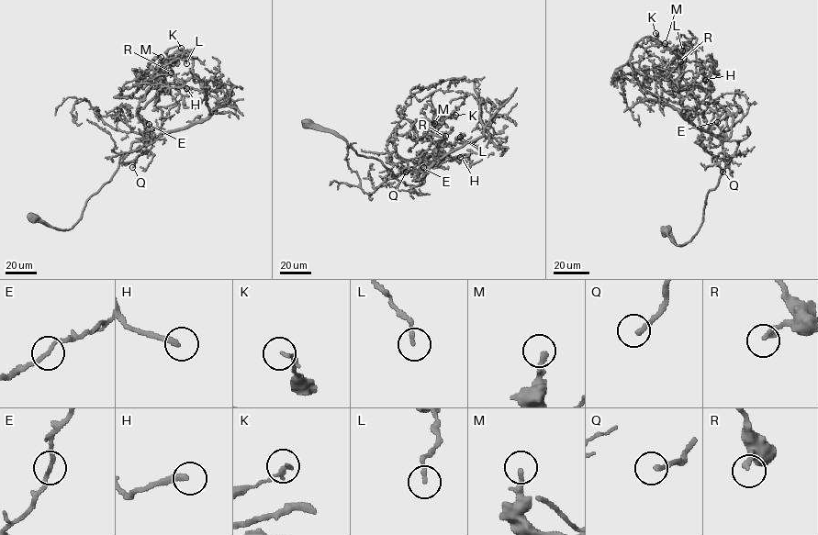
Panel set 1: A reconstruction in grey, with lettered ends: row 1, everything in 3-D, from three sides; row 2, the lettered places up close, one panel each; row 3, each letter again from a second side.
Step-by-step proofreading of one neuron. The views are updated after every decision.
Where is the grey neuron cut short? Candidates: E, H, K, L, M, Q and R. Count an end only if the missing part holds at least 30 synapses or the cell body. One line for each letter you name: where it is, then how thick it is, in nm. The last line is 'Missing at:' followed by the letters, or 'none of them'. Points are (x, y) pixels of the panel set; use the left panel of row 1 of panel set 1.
H: (186, 88) | 260 nm
Q: (132, 167) | 200 nm
Missing at: H, Q

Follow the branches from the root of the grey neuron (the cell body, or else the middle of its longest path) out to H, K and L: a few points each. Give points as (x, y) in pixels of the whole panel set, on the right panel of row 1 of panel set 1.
H: (666, 232), (676, 245), (693, 238), (706, 195), (739, 141), (727, 139), (732, 117), (700, 85), (705, 80)
K: (666, 232), (693, 238), (739, 141), (724, 108), (679, 84), (682, 59), (655, 33)
L: (666, 232), (693, 238), (739, 141), (724, 108), (679, 84), (674, 49), (691, 43), (682, 50)

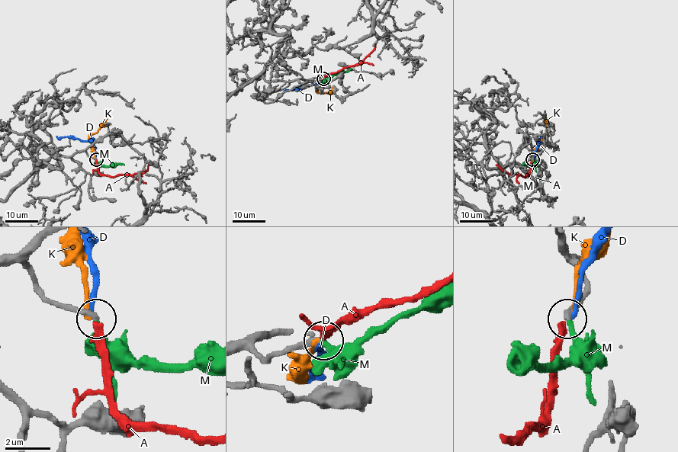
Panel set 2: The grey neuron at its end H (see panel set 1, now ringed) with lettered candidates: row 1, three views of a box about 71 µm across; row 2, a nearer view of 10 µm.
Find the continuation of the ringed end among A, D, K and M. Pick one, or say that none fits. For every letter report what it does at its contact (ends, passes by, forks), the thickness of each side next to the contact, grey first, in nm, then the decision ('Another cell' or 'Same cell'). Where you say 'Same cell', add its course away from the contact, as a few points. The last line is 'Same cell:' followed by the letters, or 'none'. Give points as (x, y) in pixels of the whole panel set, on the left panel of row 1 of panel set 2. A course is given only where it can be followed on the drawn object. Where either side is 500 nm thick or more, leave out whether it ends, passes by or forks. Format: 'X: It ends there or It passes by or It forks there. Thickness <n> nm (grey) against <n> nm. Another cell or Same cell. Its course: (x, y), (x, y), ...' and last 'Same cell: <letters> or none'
A: It ends there. Thickness 280 nm (grey) against 280 nm. Another cell
D: It ends there. Thickness 320 nm (grey) against 220 nm. Another cell
K: It ends there. Thickness 320 nm (grey) against 220 nm. Another cell
M: It ends there. Thickness 280 nm (grey) against 200 nm. Same cell. Its course: (95, 158), (101, 165), (124, 165)
Same cell: M

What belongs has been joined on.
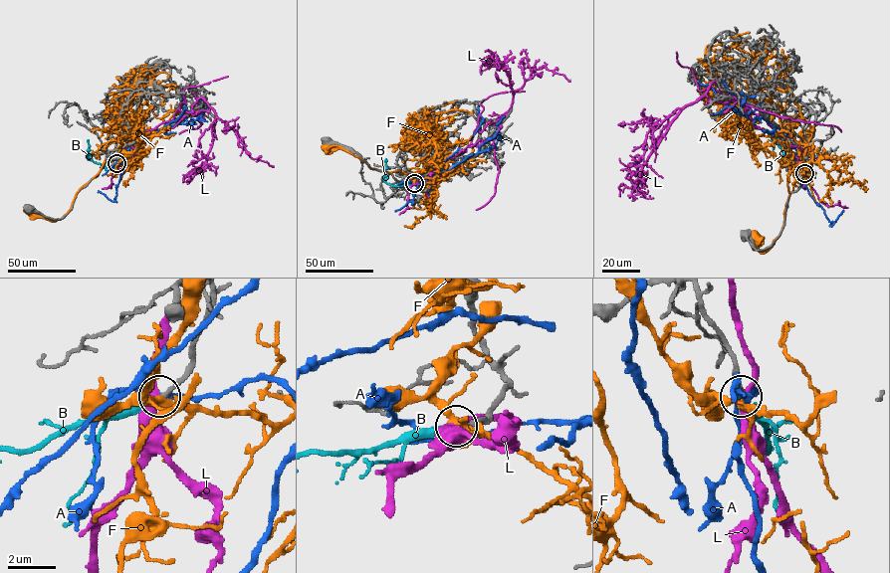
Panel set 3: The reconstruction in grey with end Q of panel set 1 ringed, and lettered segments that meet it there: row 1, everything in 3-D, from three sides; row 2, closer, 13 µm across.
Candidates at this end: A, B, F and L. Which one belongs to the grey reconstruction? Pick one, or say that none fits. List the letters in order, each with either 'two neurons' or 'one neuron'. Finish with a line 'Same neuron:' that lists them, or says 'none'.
A: two neurons
B: one neuron
F: two neurons
L: two neurons
Same neuron: B

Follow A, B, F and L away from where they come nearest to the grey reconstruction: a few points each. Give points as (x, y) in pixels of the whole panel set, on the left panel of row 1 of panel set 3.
A: (117, 163), (125, 163), (132, 142), (142, 134), (164, 130), (181, 117), (198, 118), (203, 95)
B: (116, 163), (105, 166), (89, 160), (88, 141), (90, 146)
F: (117, 163), (124, 165), (141, 157), (135, 153), (119, 152), (107, 158), (60, 219), (51, 221), (28, 210)
L: (116, 163), (128, 141), (198, 111), (202, 97), (216, 113), (212, 145), (205, 164), (183, 181)

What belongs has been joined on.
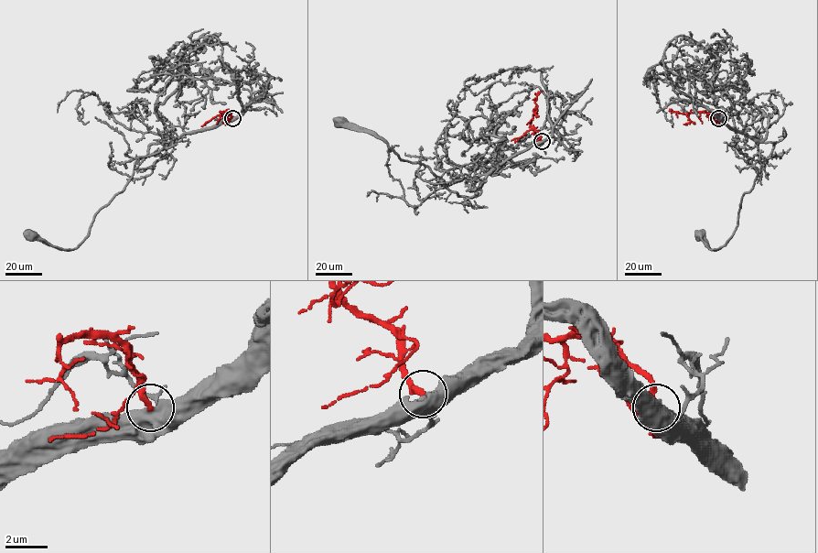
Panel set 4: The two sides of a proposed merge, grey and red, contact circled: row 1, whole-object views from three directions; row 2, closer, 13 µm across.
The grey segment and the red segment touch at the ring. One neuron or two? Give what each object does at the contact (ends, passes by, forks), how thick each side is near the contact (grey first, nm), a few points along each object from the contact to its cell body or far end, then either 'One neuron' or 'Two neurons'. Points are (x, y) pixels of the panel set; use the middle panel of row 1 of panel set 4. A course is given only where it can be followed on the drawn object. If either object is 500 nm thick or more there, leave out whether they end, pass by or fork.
Thickness 500 nm (grey) against 260 nm. Course of grey: (542, 141), (500, 163), (488, 175), (478, 195), (459, 197), (424, 164), (402, 160), (374, 132), (341, 123). Course of red: (542, 141), (531, 126), (536, 104), (535, 99), (540, 92). One neuron

